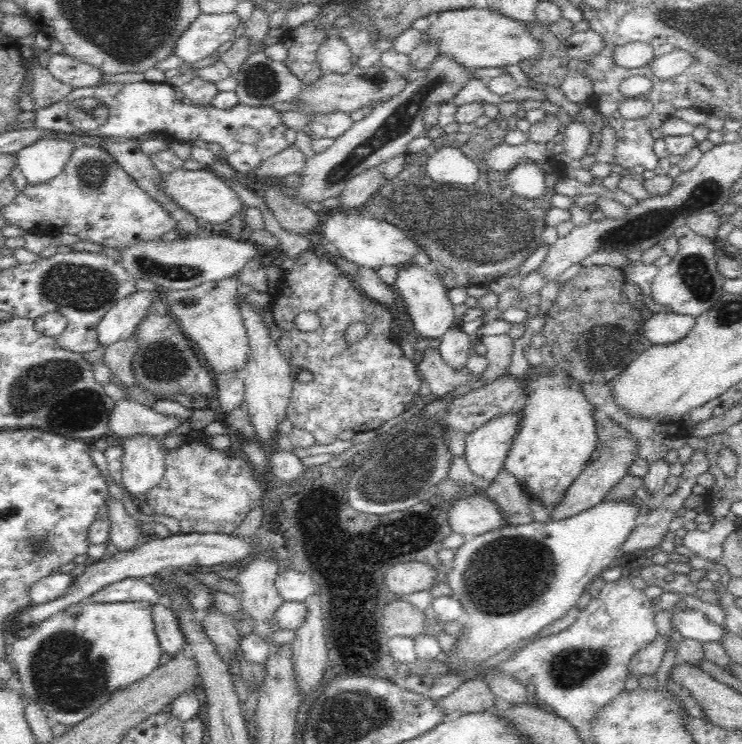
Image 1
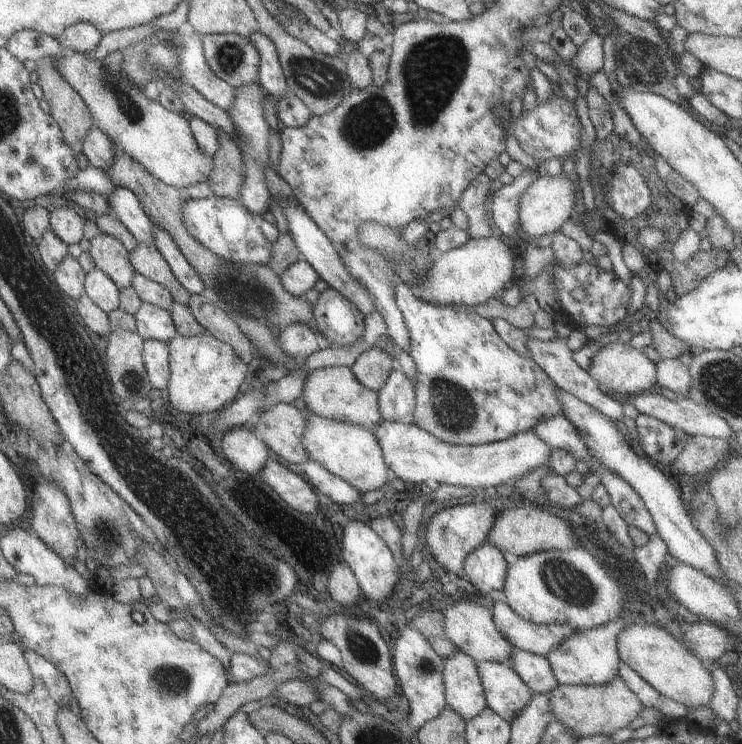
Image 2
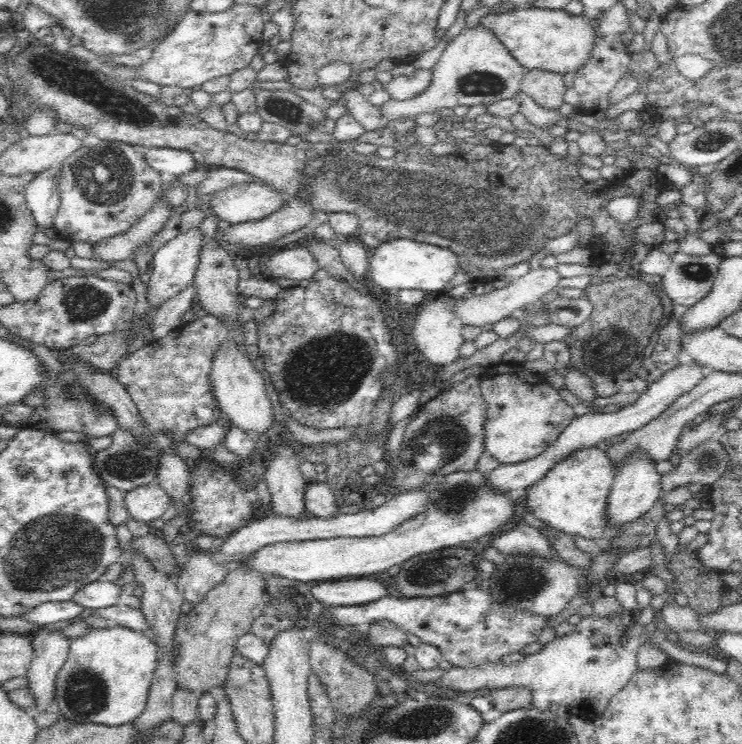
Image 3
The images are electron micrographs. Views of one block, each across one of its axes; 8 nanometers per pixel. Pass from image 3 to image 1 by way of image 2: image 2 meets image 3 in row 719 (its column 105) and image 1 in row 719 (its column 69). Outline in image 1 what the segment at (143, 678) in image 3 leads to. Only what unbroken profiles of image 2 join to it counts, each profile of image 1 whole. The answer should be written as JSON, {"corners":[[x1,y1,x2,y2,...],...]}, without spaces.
{"corners":[[85,599,82,603,74,604,48,619,43,620,39,625,35,626,30,636,23,638,16,638,16,642,10,642,12,646,8,646,9,657,12,658,12,668,15,670,15,678,18,685,20,695,25,696,27,700,37,702,49,716,50,720,54,719,58,724,74,726,78,722,83,721,90,715,93,715,96,710,100,709,102,705,110,700,110,697,119,690,128,688,135,682,142,680,145,676,148,676,153,670,156,670,158,666,160,656,162,656,162,649,160,648,156,631,154,630,154,621,152,621,151,609,152,604,150,602,118,602,118,603,94,603,92,600]]}

